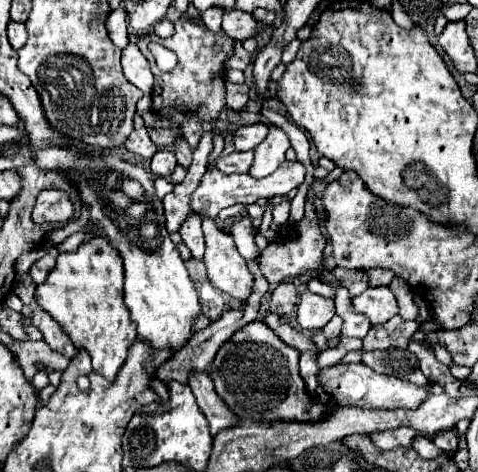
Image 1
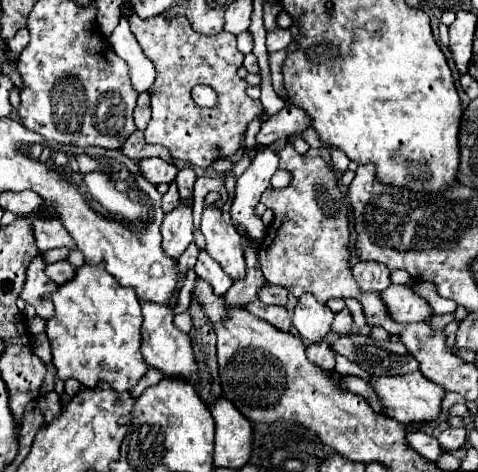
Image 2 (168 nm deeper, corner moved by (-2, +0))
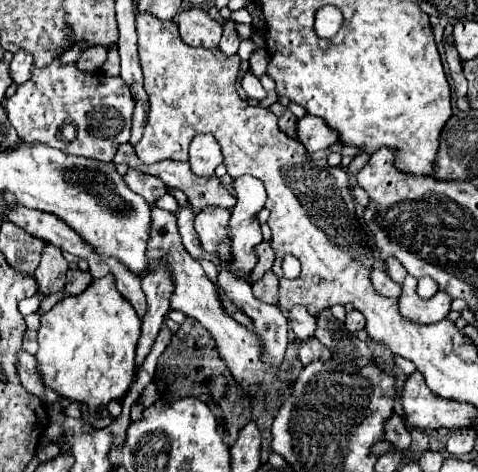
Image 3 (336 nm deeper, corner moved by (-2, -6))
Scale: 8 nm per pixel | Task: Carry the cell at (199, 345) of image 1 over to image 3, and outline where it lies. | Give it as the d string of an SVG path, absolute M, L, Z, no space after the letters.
M263 241L263 243L257 247L257 255L259 255L259 261L257 261L253 273L251 273L249 279L247 279L249 283L253 283L253 281L259 279L265 271L269 271L271 265L273 265L273 261L275 261L275 251L273 251L273 247L271 247L267 241Z

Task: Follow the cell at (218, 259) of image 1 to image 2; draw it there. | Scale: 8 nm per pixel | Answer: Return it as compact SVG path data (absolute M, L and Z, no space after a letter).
M205 207L201 219L201 231L205 235L205 251L221 265L221 269L233 279L245 279L245 255L241 233L223 221L221 209Z

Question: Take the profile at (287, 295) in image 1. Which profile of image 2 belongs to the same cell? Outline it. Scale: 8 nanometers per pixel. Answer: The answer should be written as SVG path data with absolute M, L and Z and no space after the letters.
M265 285L259 291L259 299L265 305L285 305L287 303L287 295L289 295L289 291L285 287L277 287L277 285Z

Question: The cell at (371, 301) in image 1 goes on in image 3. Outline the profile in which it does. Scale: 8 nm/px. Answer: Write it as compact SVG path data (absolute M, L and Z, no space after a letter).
M407 275L405 279L407 281L403 283L403 293L399 297L401 315L405 315L409 321L415 321L415 323L437 323L449 315L451 301L453 301L451 295L445 295L439 291L429 299L421 299L415 293L417 279L413 275Z

